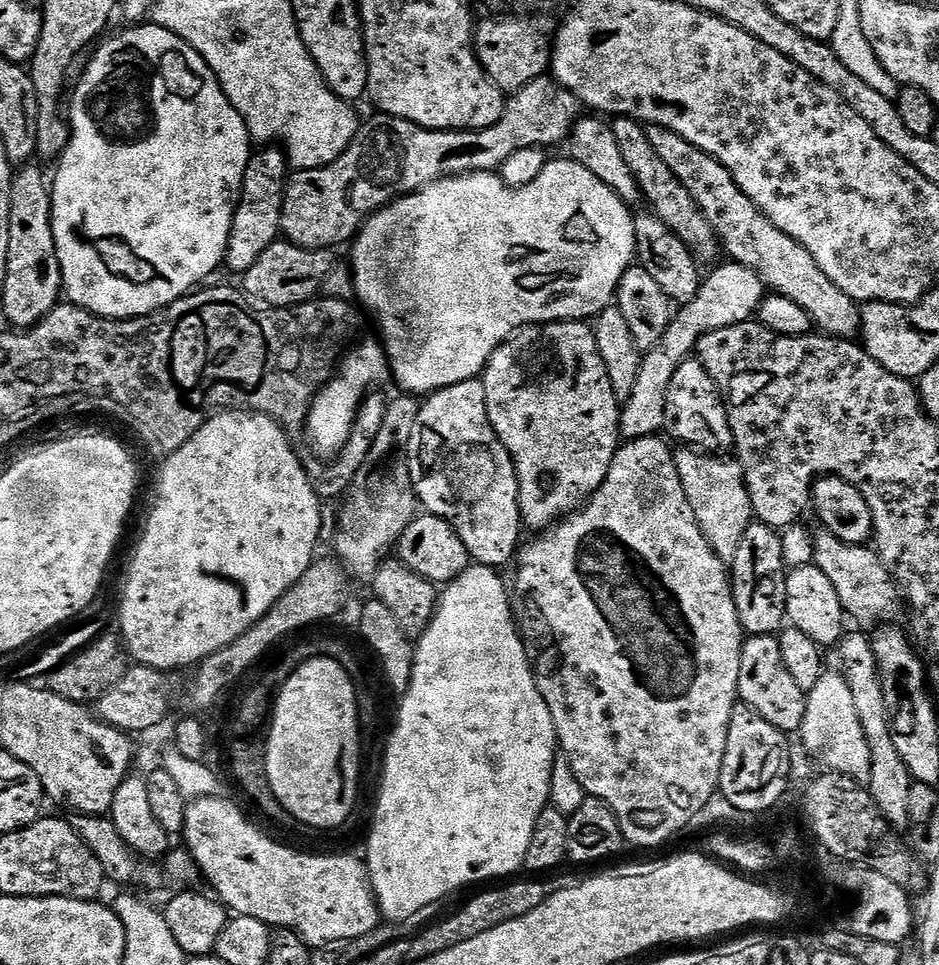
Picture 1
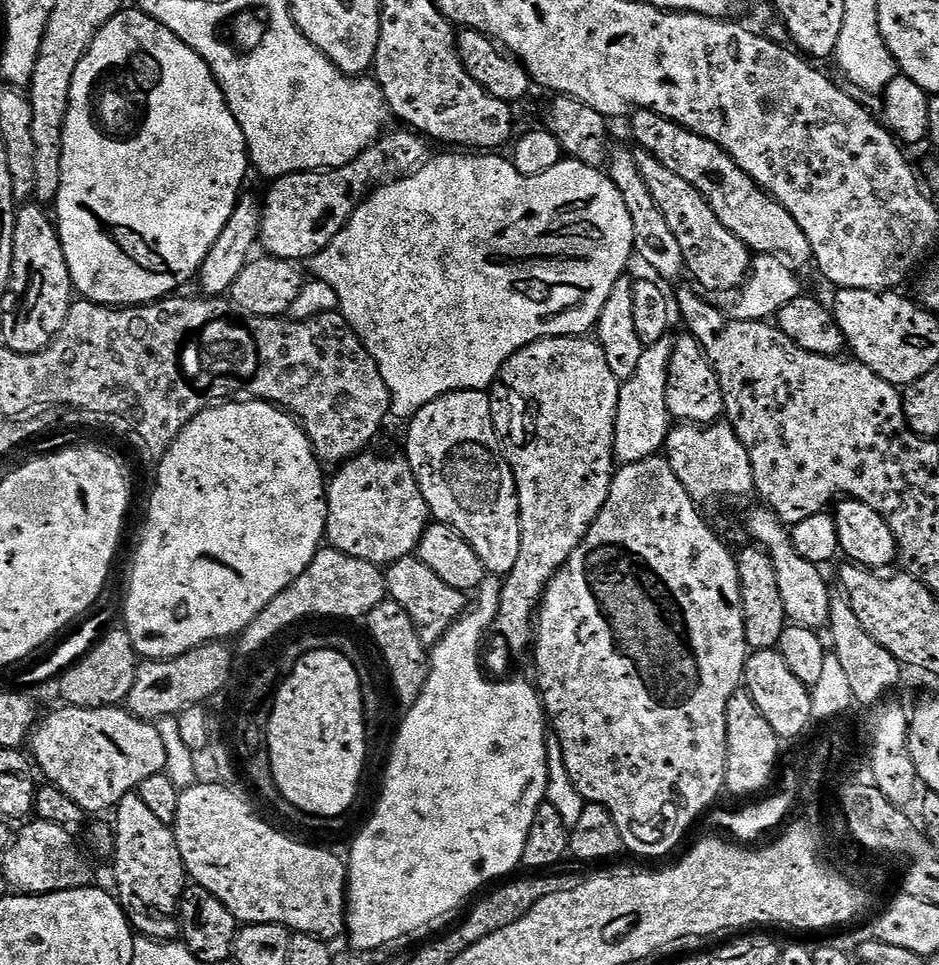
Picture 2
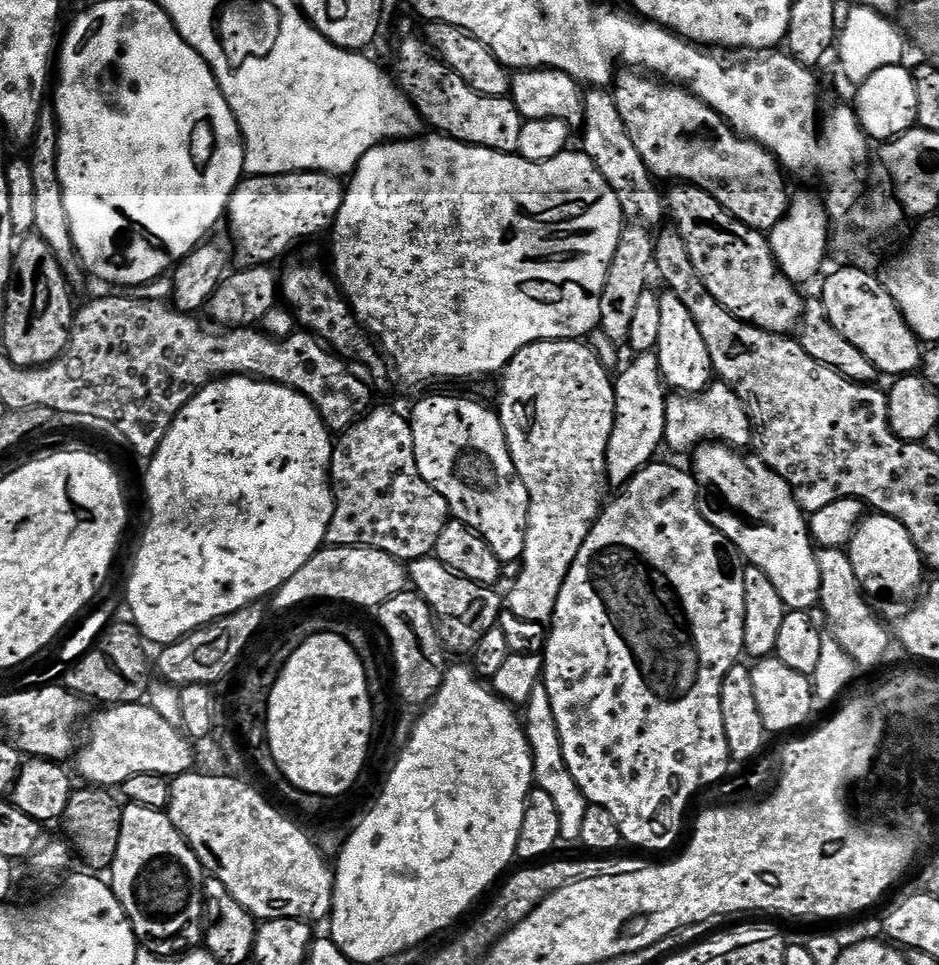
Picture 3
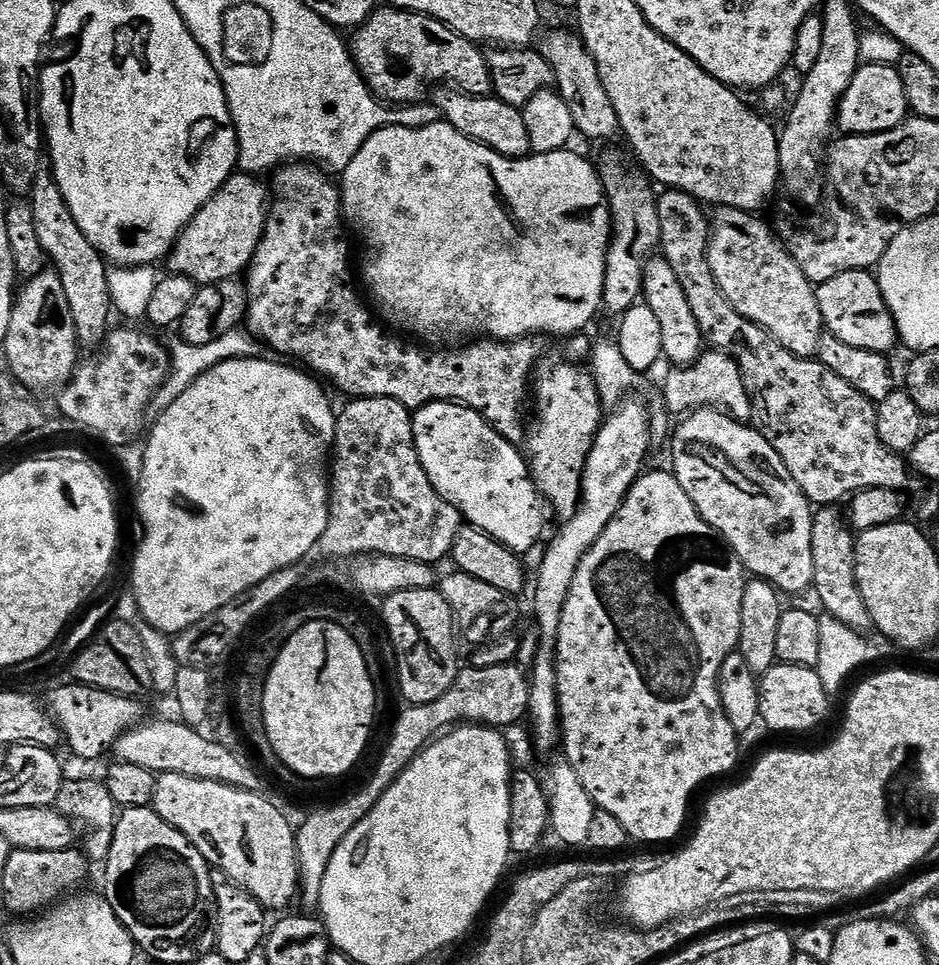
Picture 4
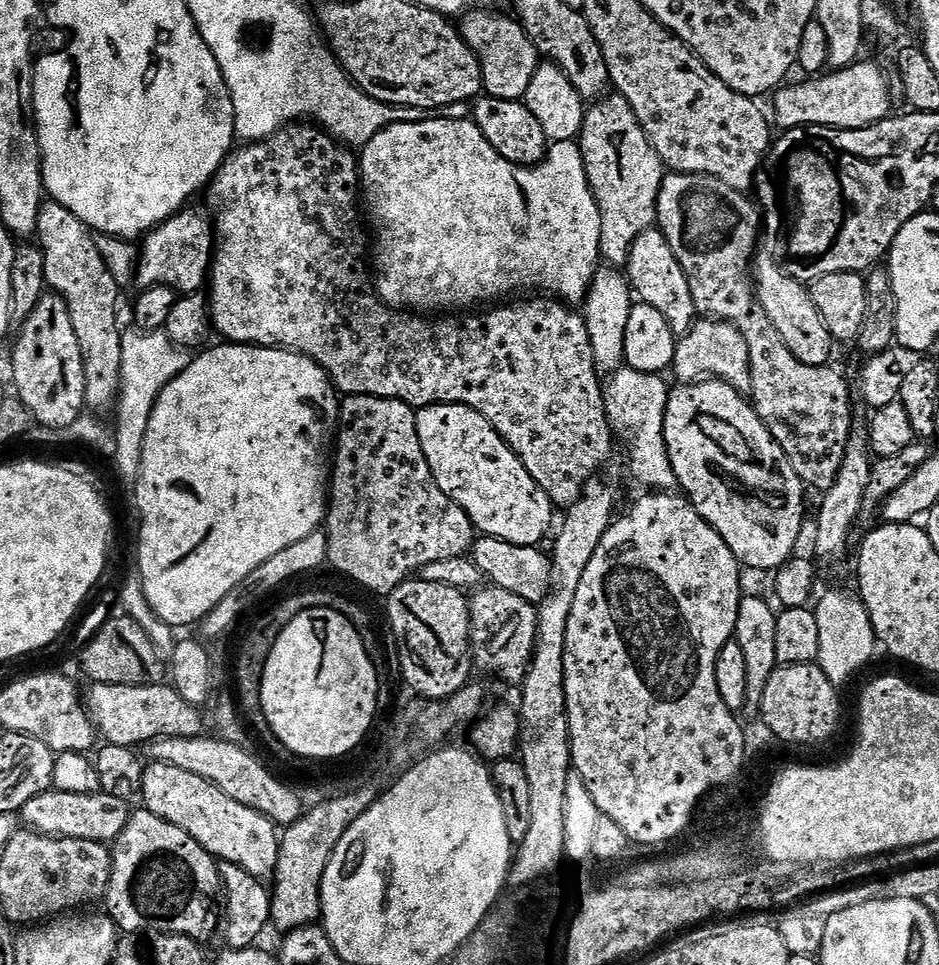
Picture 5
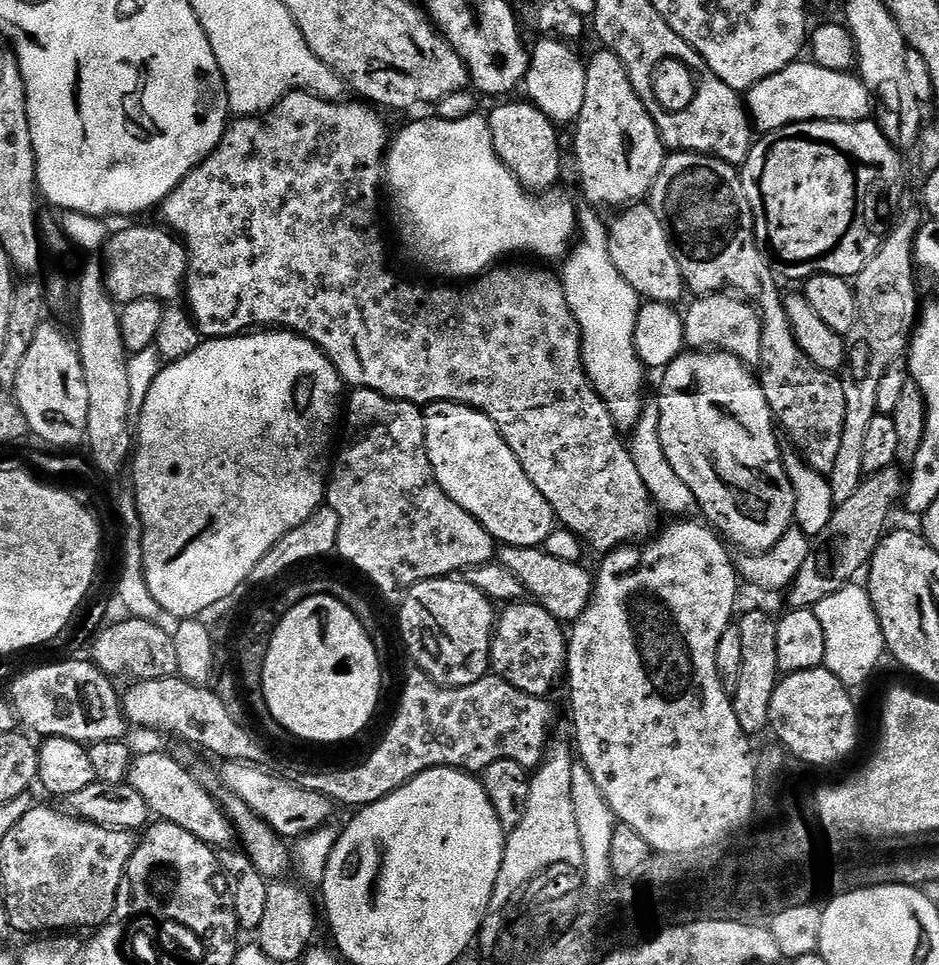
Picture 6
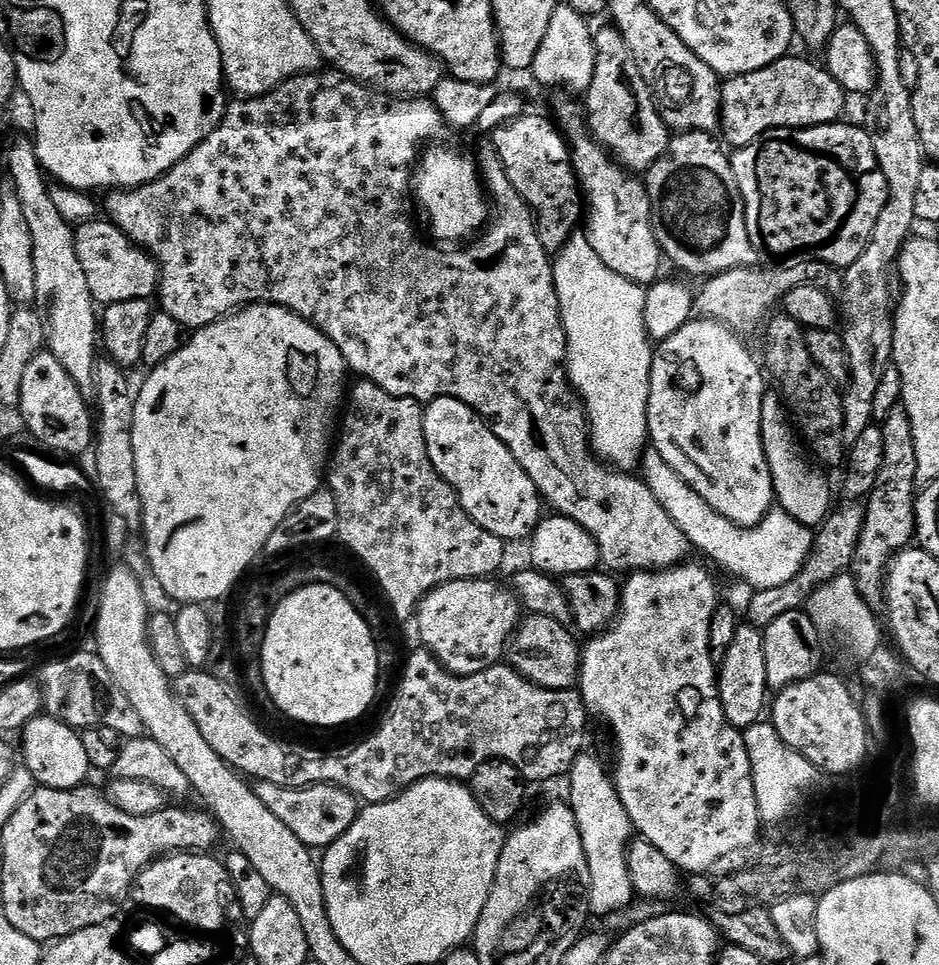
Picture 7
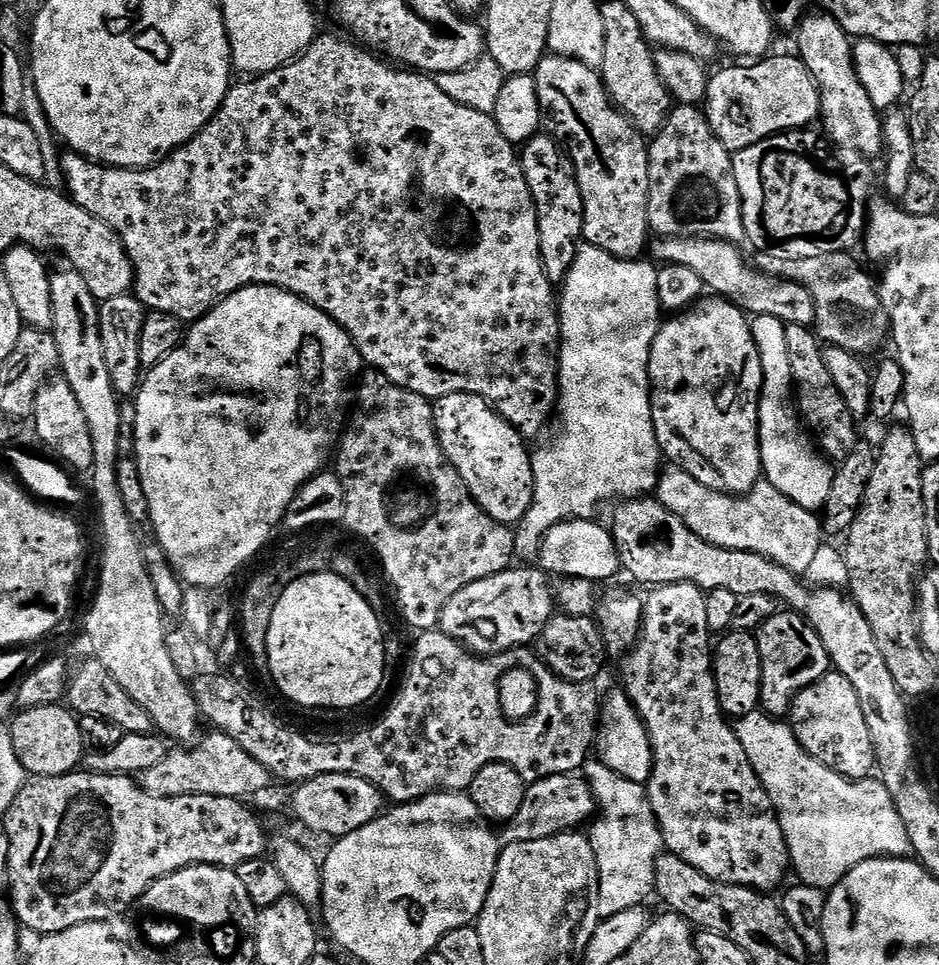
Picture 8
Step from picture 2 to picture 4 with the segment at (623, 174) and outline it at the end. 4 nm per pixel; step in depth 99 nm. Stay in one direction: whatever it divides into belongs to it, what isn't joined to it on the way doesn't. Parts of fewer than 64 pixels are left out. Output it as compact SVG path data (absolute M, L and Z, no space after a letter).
M575 31L543 33L538 44L538 51L546 58L552 68L552 79L555 91L570 106L570 118L574 118L574 126L579 135L588 140L612 140L621 135L618 114L614 114L614 106L606 95L606 86L602 86L602 78L598 75L598 66L583 40Z

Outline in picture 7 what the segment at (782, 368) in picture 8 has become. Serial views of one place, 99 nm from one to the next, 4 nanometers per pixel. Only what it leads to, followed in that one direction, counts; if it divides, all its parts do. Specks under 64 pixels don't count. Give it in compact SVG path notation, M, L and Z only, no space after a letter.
M776 394L765 395L762 402L762 446L766 450L766 462L774 482L776 504L808 528L815 529L823 524L834 508L832 488L827 478L819 472L821 469L806 455L805 445Z

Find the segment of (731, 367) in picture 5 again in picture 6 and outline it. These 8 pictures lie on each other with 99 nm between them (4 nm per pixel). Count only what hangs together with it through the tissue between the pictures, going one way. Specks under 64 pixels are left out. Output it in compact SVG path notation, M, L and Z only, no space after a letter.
M713 294L693 299L684 317L684 343L692 350L719 350L737 356L742 363L760 363L760 318L753 305L732 294Z

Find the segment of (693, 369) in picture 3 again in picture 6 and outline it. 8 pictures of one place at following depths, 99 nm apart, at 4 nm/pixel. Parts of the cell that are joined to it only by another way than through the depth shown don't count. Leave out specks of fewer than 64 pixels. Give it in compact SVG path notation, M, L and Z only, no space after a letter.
M637 202L625 207L617 216L620 217L613 224L609 223L607 230L610 258L614 266L618 266L618 274L622 274L645 301L679 305L679 300L686 296L684 275L678 266L678 258L674 258L666 230L662 222L658 222L658 214L654 214L647 203Z

